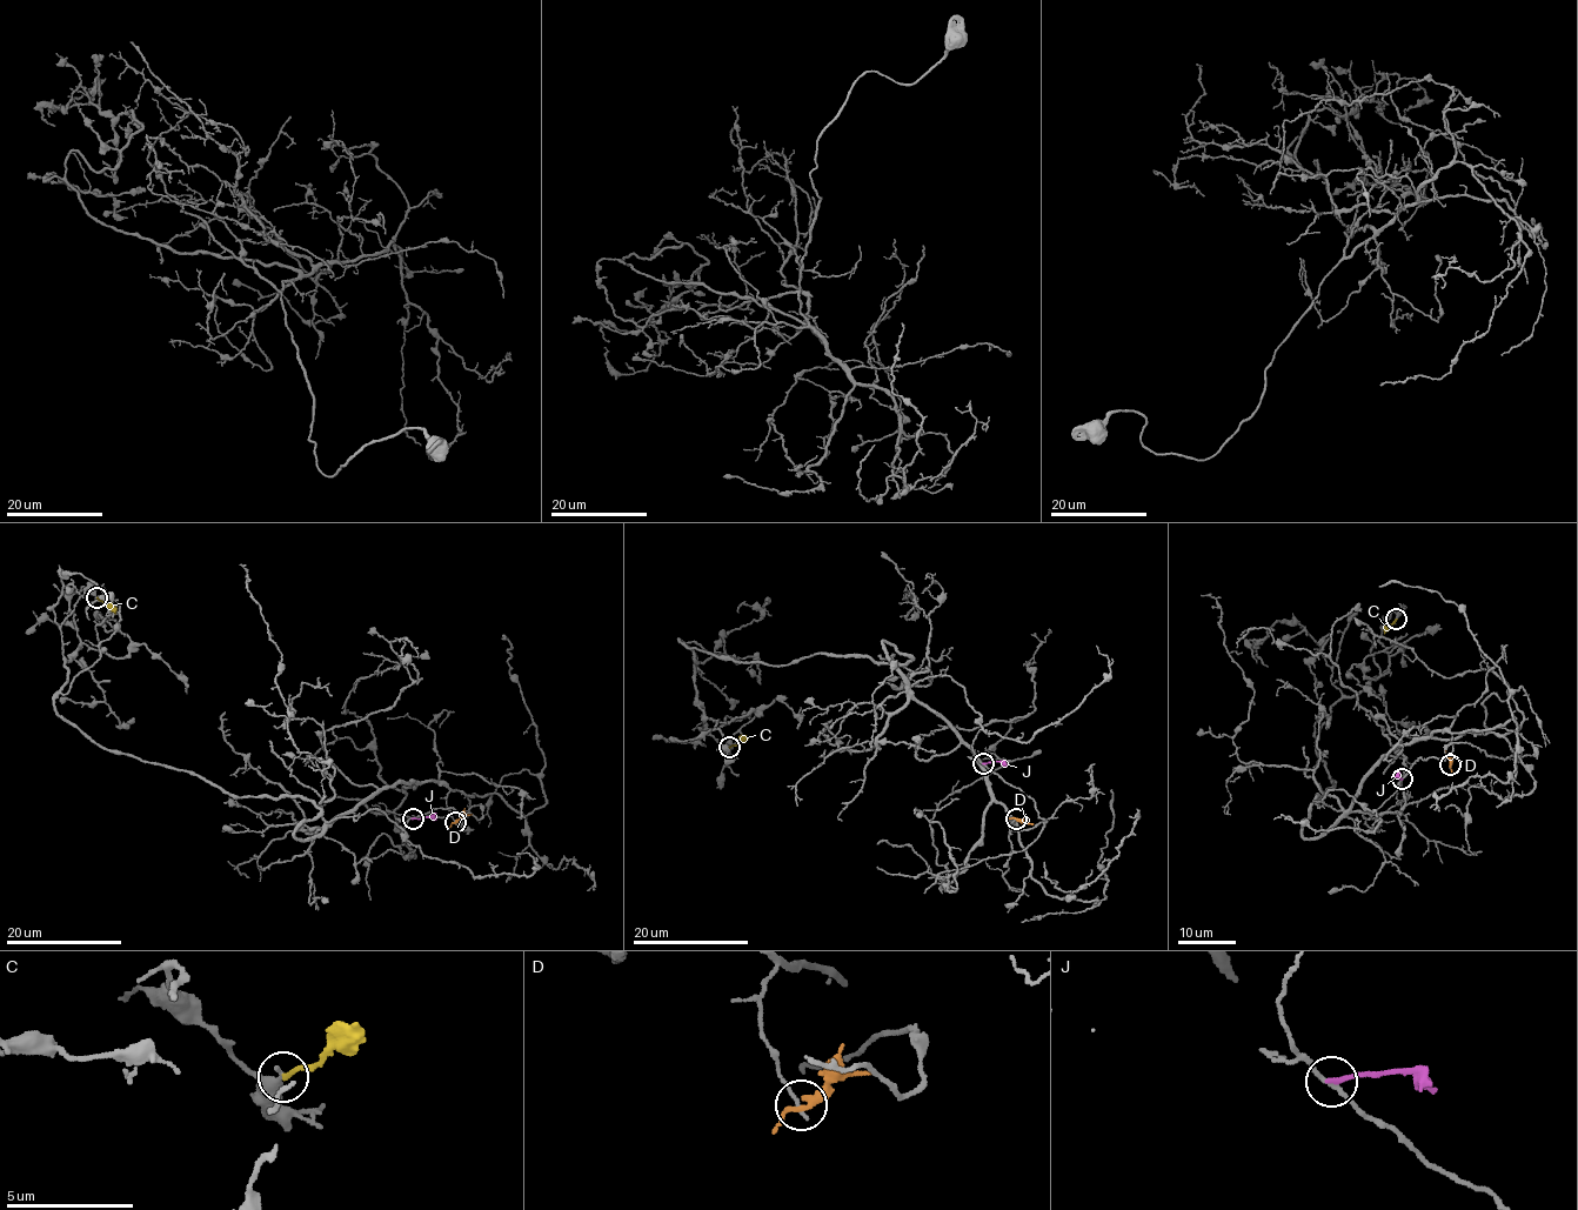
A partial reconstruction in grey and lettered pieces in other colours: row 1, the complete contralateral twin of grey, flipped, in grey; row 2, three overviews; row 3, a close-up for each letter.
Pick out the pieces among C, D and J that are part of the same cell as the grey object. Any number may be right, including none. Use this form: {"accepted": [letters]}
{"accepted": []}

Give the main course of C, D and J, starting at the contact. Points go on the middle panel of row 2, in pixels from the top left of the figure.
C: (728, 747), (746, 735)
D: (1015, 819), (1032, 824)
J: (983, 763), (1002, 761), (1007, 766)

